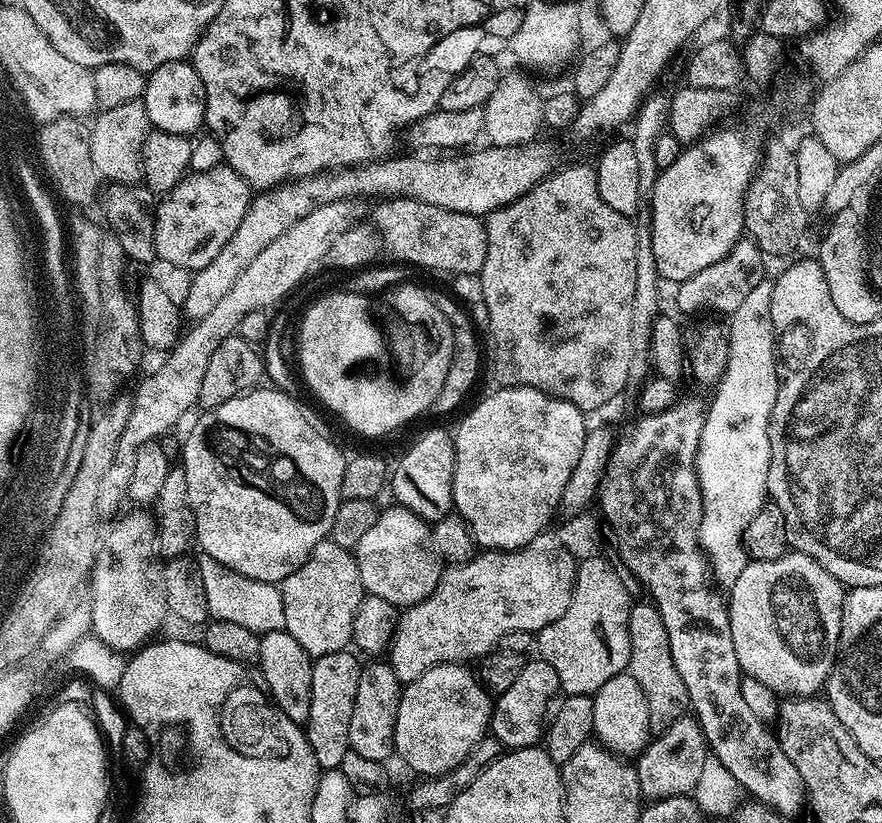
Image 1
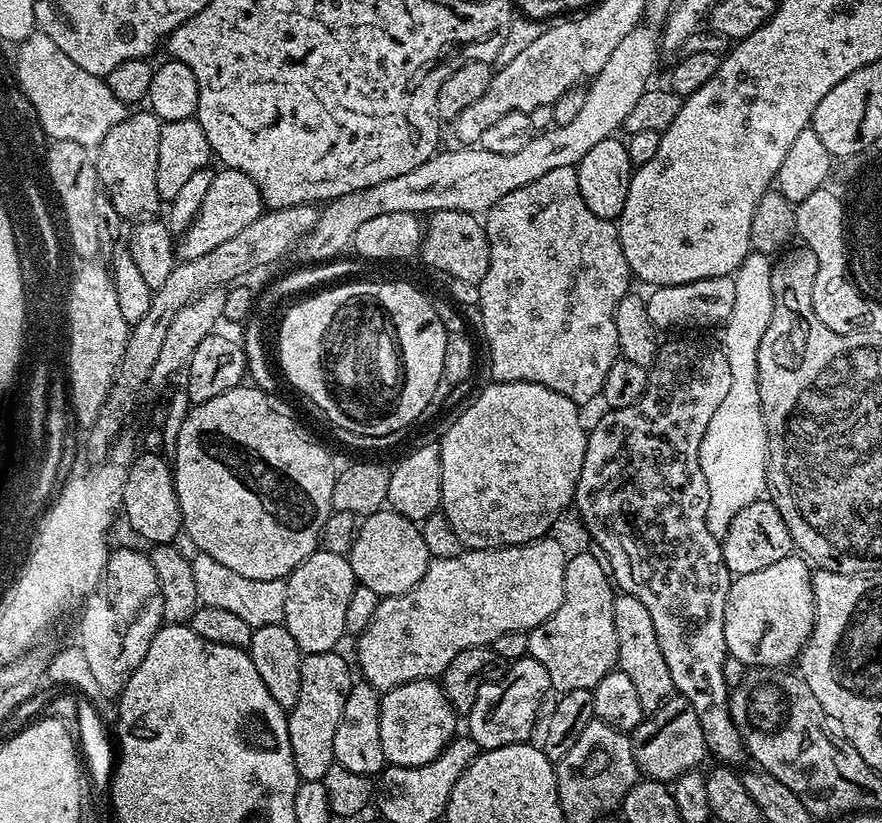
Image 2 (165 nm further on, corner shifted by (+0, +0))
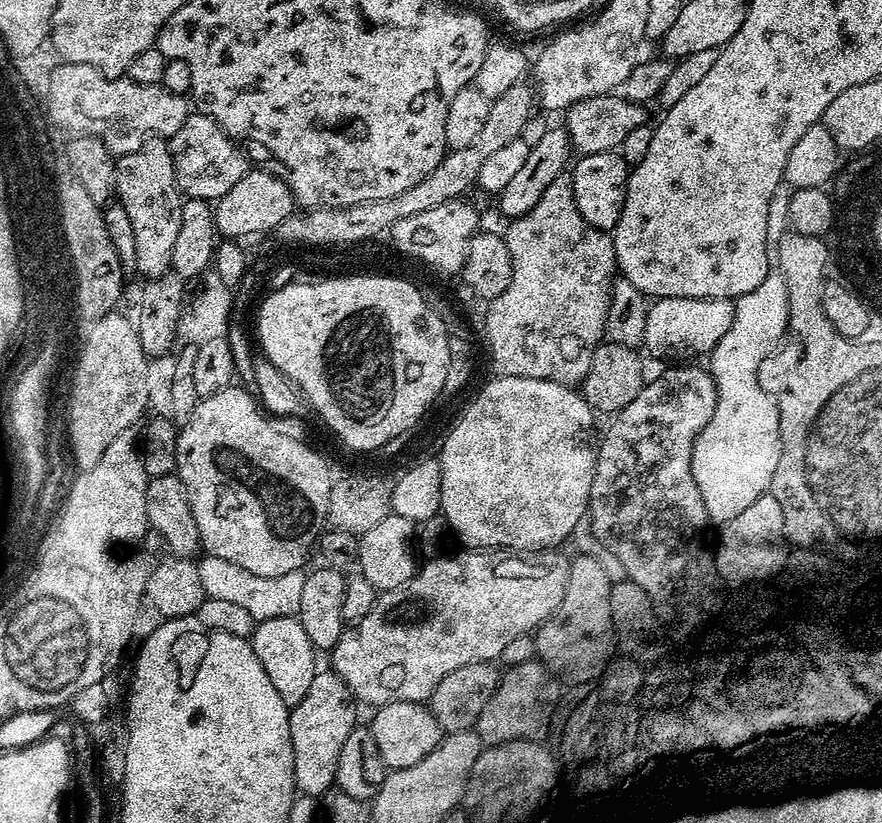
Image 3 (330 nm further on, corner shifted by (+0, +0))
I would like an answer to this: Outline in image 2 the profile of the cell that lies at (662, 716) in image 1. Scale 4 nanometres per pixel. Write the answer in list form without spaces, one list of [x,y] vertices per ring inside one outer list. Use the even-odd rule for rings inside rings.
[[[627,594],[617,595],[614,602],[614,634],[618,634],[616,663],[619,671],[624,672],[636,687],[638,702],[642,702],[645,714],[658,711],[674,696],[676,687],[674,678],[670,678],[670,669],[666,667],[666,658],[662,658],[662,646],[658,646],[658,634],[654,630],[650,610],[646,610],[638,598]]]

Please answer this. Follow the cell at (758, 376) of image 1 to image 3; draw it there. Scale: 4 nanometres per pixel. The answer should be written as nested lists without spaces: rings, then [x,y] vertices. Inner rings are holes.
[[[769,271],[758,287],[735,301],[735,306],[730,330],[710,353],[710,371],[716,382],[714,414],[692,443],[694,482],[712,522],[730,520],[769,487],[780,451],[778,410],[774,398],[762,390],[756,367],[788,331],[786,282],[779,271]]]

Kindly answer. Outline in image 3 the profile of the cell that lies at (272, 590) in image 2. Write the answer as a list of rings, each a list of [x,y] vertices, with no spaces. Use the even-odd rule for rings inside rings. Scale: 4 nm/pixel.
[[[201,555],[195,561],[198,570],[198,582],[201,593],[205,597],[223,598],[226,602],[235,602],[252,615],[253,621],[259,622],[266,618],[293,615],[300,607],[301,584],[305,573],[297,570],[277,576],[263,576],[252,574],[242,566],[234,566],[234,562],[226,562],[226,558]]]

